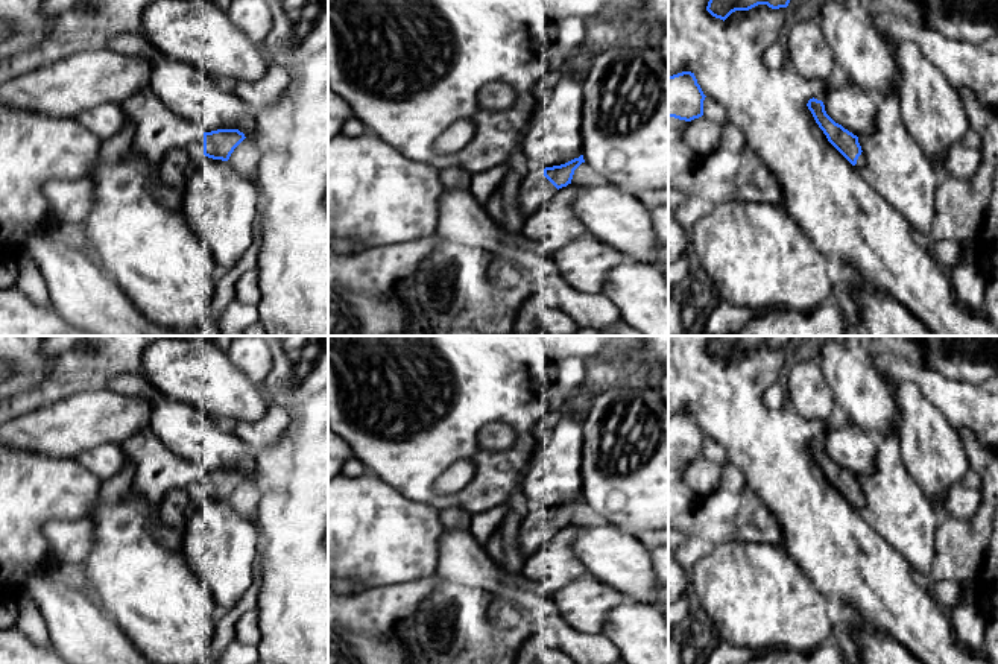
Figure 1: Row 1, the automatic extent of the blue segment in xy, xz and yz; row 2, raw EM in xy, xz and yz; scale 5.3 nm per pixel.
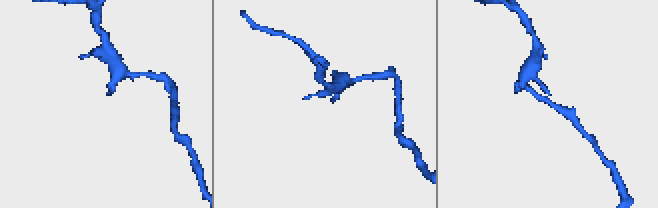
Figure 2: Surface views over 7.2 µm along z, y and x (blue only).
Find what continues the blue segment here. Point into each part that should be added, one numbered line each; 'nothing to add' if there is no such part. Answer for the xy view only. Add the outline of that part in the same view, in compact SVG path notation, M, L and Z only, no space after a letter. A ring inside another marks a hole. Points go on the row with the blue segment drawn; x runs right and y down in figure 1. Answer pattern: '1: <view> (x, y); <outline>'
1: xy (195, 149); M204 135L201 138L197 138L196 141L190 143L188 146L185 146L185 149L191 160L193 169L207 163L208 160L213 160L213 158L208 158L204 155Z

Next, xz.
1: xz (535, 190); M532 163L516 193L521 214L529 219L547 204L557 188L544 176L544 166Z

